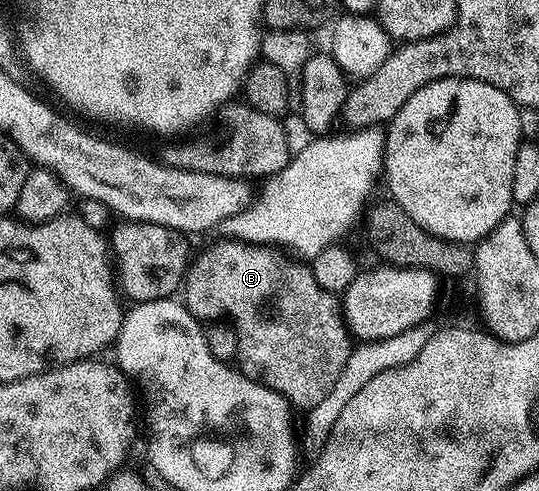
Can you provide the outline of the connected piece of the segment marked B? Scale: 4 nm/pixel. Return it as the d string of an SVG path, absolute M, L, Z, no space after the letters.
M221 241L189 263L184 279L184 305L190 310L191 319L203 318L203 323L210 324L225 319L225 314L234 314L232 325L238 337L237 369L261 386L283 394L291 407L309 412L328 396L328 392L332 392L332 388L336 388L336 380L340 380L340 372L344 372L344 364L348 364L352 349L352 335L342 318L339 299L316 284L316 276L305 261L285 258L282 255L285 253L273 246Z

